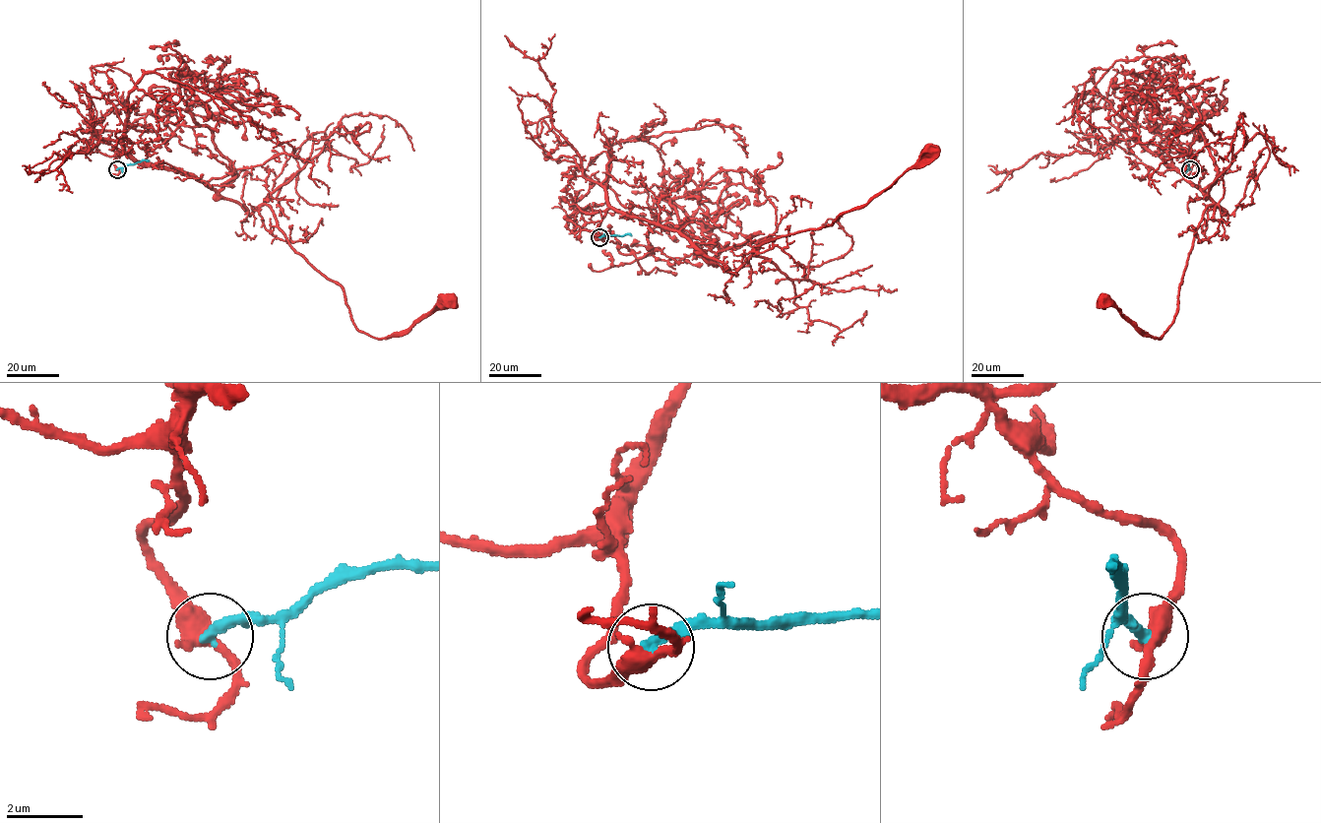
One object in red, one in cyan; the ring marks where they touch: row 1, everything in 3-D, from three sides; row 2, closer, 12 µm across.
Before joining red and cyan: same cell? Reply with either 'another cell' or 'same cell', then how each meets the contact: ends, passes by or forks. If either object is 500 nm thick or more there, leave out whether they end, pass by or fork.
another cell | red passes by | cyan ends

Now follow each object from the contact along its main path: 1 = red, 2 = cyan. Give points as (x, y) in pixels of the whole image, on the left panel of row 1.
1: (117, 168), (123, 152), (196, 176), (249, 214), (267, 205), (375, 338), (399, 337), (449, 301)
2: (117, 168), (149, 160)

